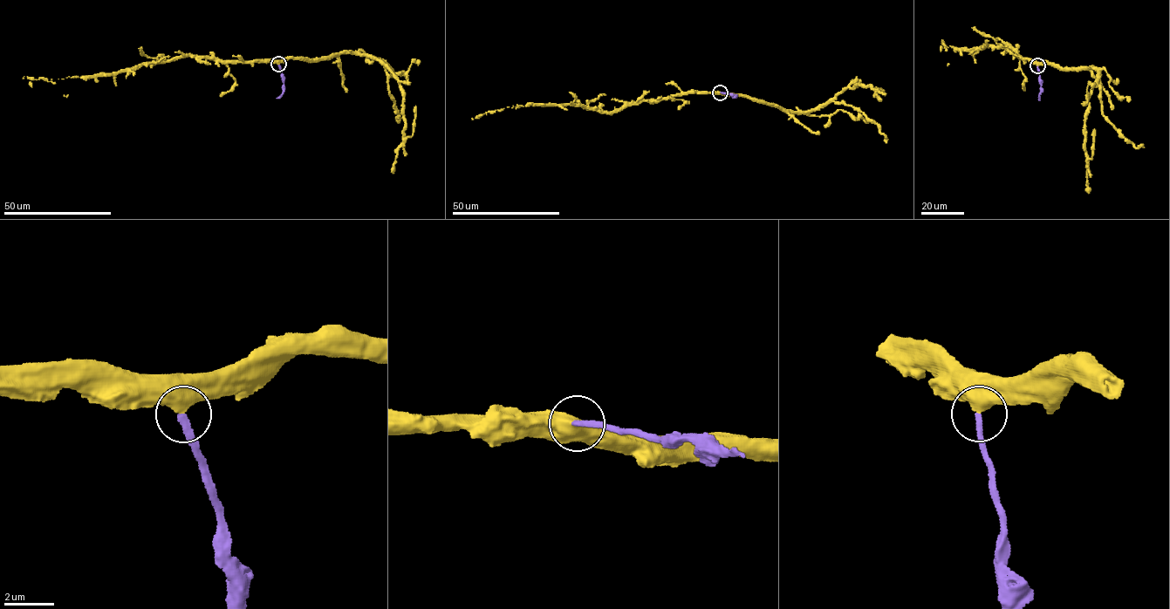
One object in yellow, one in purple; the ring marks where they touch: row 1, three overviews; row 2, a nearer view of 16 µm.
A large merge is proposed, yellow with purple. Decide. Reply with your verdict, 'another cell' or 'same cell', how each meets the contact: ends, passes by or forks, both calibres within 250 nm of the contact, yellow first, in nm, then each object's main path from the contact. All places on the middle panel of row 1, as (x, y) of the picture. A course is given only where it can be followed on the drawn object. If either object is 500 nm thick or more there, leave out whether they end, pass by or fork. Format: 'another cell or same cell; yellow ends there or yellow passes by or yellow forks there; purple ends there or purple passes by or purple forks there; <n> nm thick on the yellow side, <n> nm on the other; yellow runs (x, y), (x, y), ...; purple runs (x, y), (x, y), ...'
same cell; 650 nm thick on the yellow side, 260 nm on the other; yellow runs (720, 92), (682, 92), (600, 112), (575, 105), (513, 106), (487, 112), (472, 119); purple runs (720, 92), (736, 96), (732, 98)

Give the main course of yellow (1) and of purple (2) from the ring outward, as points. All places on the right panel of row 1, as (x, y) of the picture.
1: (1037, 65), (1017, 56), (1007, 44), (970, 50), (950, 45), (947, 50), (943, 42)
2: (1037, 65), (1041, 85), (1038, 99)

